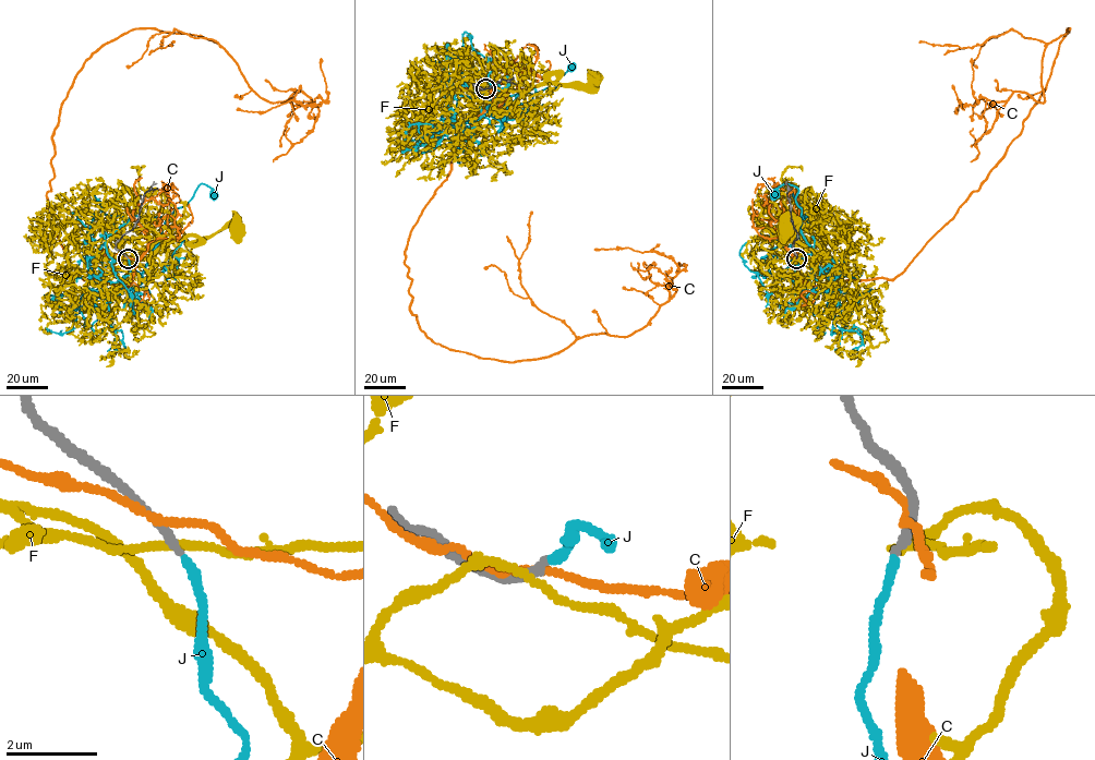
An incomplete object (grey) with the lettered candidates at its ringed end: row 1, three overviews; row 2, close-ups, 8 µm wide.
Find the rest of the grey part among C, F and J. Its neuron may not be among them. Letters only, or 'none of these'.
J

